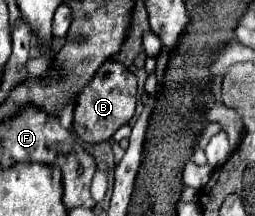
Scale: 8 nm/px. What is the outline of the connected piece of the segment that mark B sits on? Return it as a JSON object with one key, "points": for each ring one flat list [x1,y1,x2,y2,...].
{"points":[[107,59,99,71,95,71,89,85,77,95,73,109,73,129,75,133,89,145,97,145,109,141,113,133,127,125,135,113,137,105,137,77,119,61]]}

